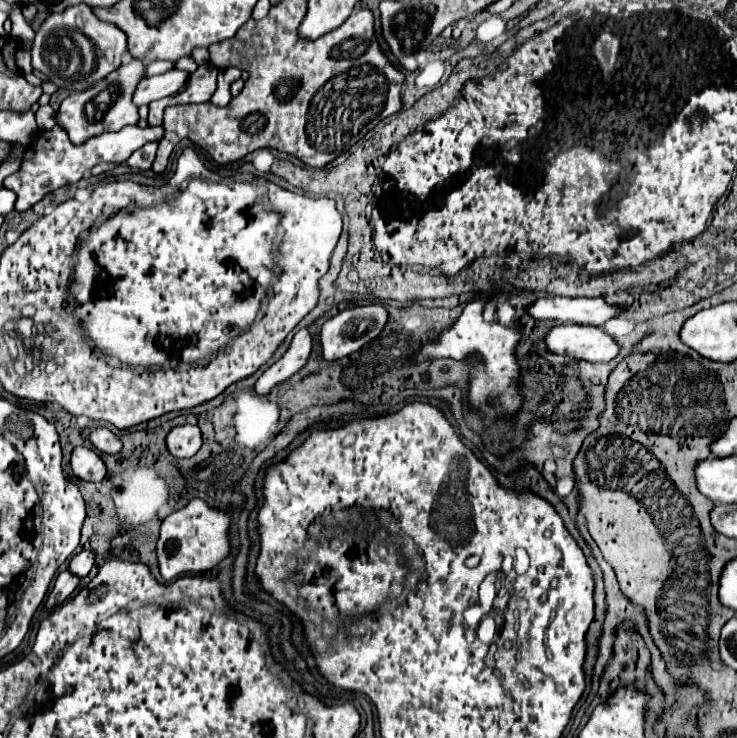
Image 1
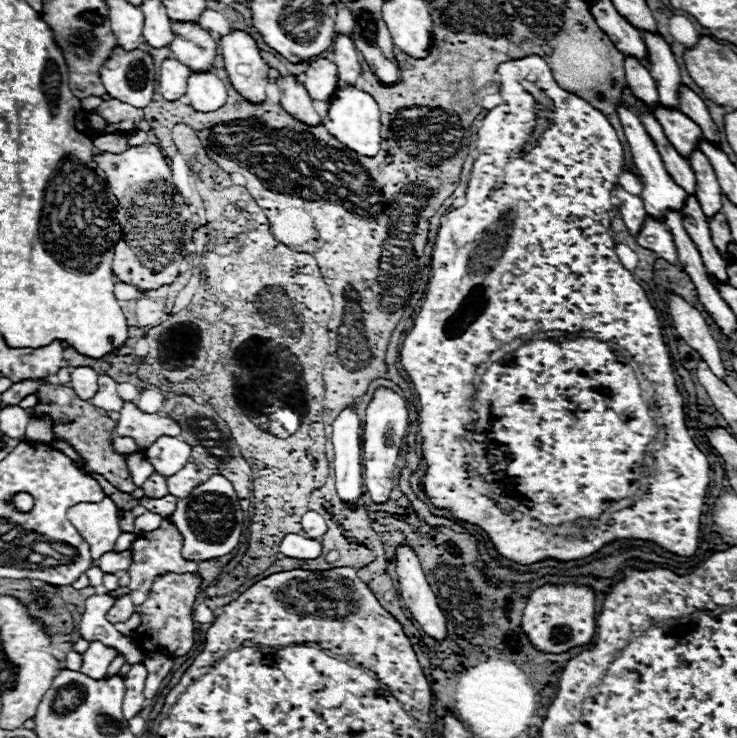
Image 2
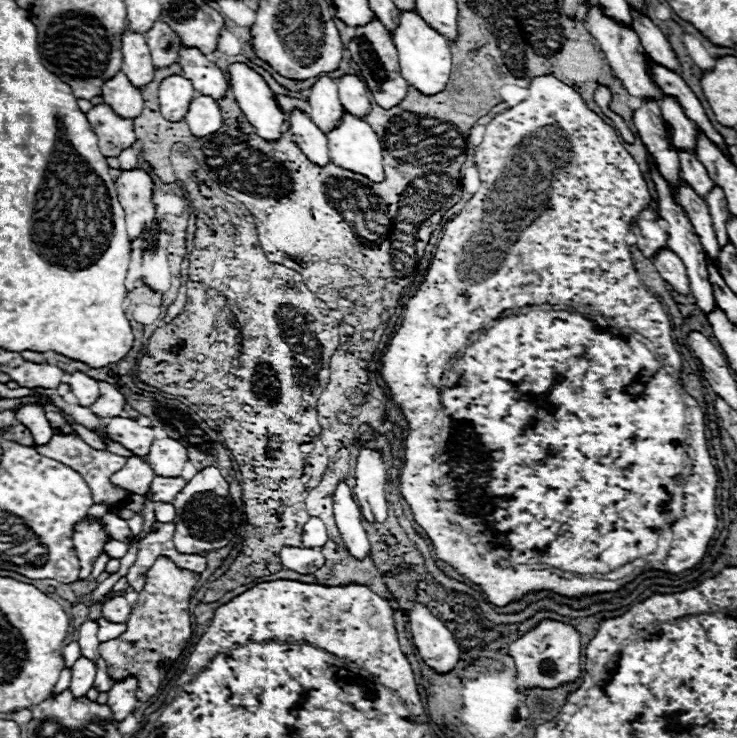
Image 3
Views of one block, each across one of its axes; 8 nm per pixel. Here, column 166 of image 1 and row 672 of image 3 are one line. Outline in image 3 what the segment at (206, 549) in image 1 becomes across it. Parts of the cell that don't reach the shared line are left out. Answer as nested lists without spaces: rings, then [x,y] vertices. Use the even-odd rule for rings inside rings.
[[[544,620],[534,630],[524,634],[520,640],[510,644],[510,656],[516,666],[516,682],[520,692],[524,688],[546,688],[554,690],[560,684],[576,682],[582,668],[580,668],[580,634],[562,622]]]

